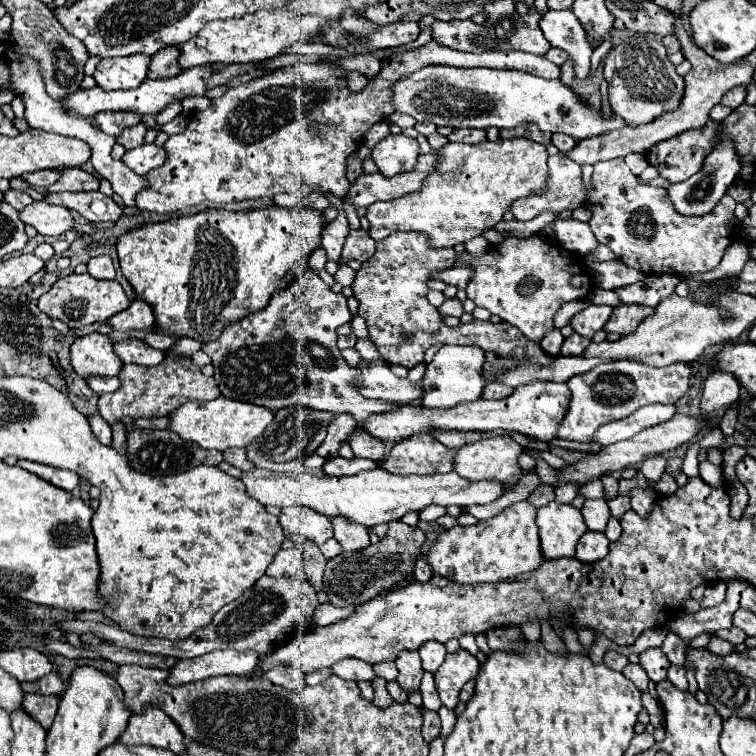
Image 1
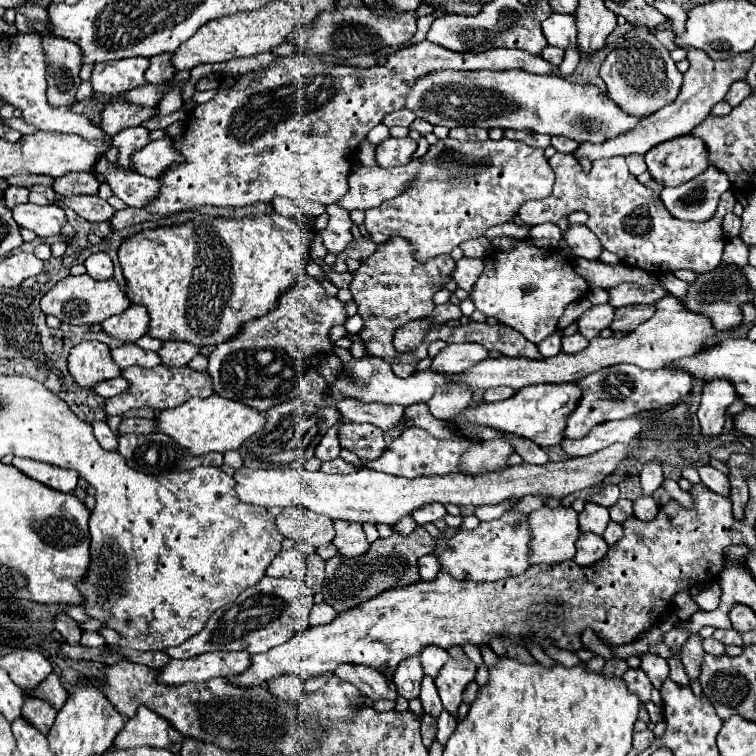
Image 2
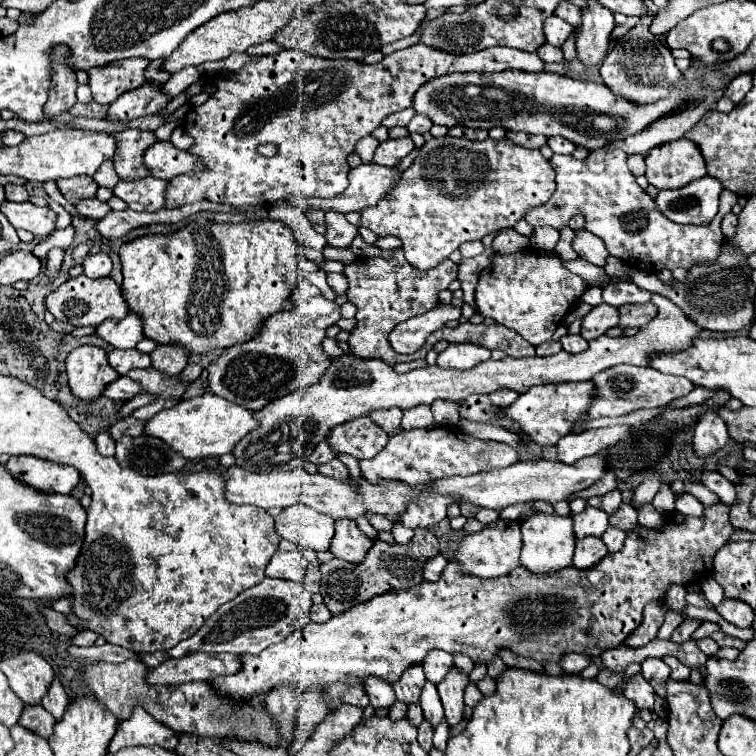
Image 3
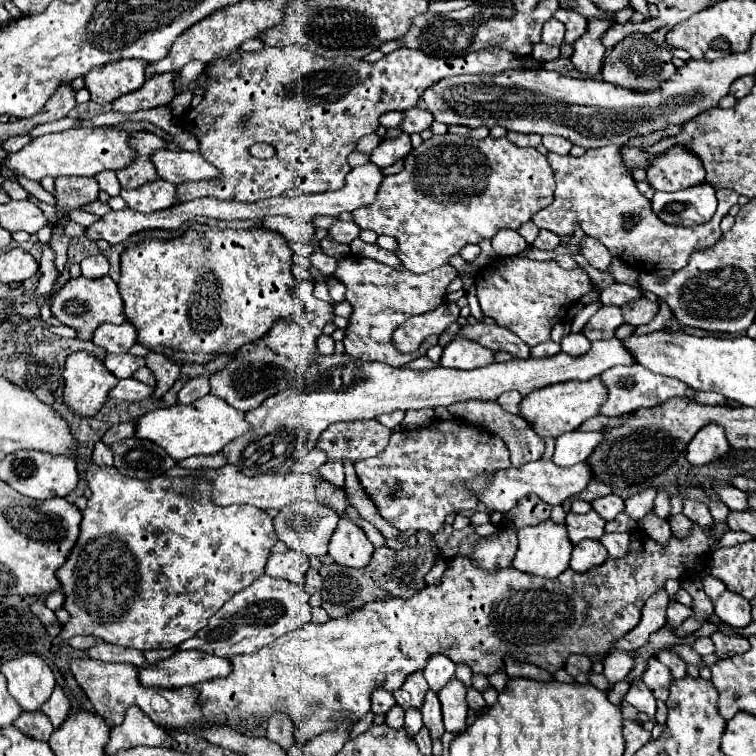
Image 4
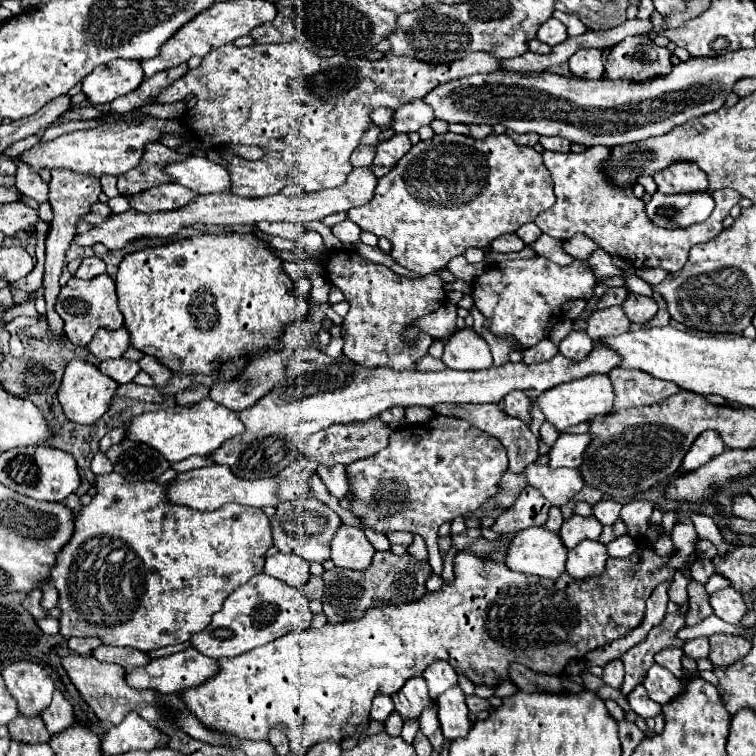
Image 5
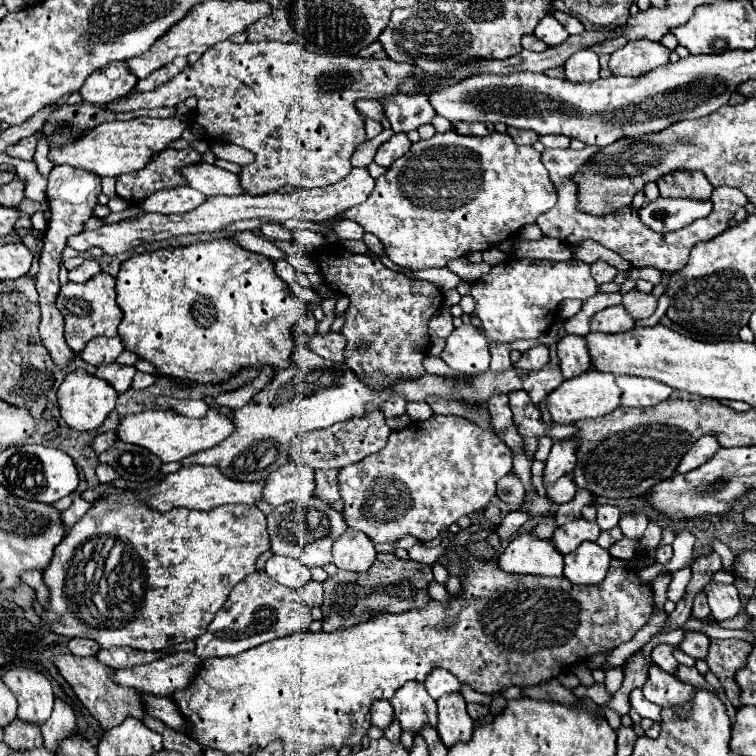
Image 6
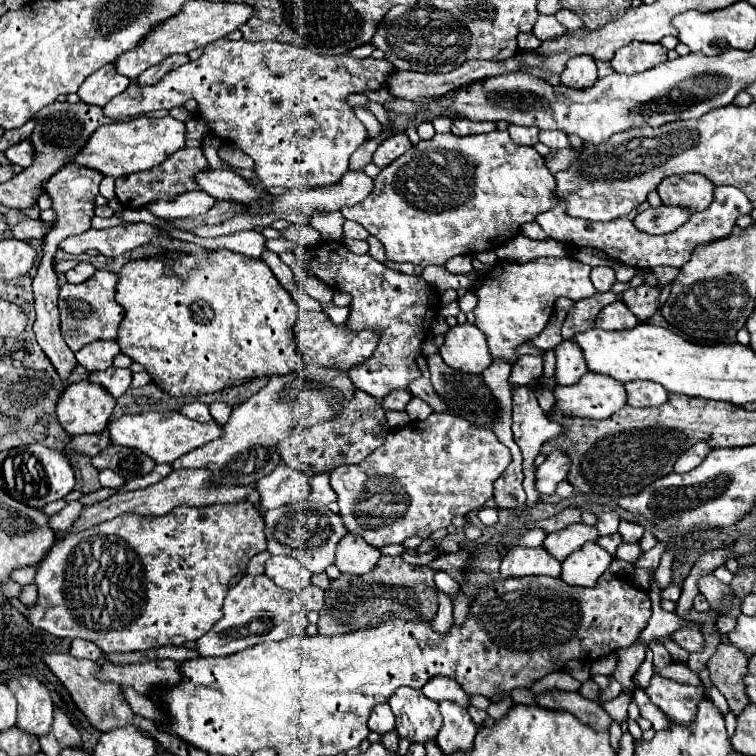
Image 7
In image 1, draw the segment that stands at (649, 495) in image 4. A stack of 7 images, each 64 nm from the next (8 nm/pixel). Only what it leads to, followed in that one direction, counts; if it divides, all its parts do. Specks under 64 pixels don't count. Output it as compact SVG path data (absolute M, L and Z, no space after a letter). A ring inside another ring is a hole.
M650 456L650 458L646 458L642 462L642 468L640 470L650 480L650 484L654 484L662 476L664 468L666 468L666 458L664 456Z

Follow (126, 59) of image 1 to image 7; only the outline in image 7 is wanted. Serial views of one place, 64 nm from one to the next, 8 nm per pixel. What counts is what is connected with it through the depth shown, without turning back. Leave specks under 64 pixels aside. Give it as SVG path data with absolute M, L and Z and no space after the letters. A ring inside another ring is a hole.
M106 64L104 68L96 70L94 74L90 74L82 82L82 86L78 90L78 96L86 104L106 106L114 96L126 92L126 88L130 84L132 84L132 80L122 76L122 74L118 74L114 64Z

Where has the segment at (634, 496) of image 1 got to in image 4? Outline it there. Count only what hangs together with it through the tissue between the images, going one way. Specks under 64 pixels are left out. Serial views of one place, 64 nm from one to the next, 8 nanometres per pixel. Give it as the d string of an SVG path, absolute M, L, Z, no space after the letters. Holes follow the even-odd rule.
M648 512L642 520L640 520L640 528L652 536L656 542L660 544L666 544L670 540L670 526L668 526L668 520L662 520L658 518L654 512Z

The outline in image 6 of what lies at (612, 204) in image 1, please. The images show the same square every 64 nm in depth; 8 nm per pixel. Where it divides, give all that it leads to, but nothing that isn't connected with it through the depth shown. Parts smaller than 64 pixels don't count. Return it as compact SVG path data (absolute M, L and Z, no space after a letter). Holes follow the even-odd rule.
M586 146L584 150L572 150L572 148L564 148L564 150L544 150L542 152L542 164L546 166L546 170L550 172L550 180L554 182L556 194L558 194L558 202L554 208L550 208L548 212L540 214L536 224L540 226L540 230L544 232L544 236L550 238L558 238L566 244L574 244L586 238L596 240L598 244L602 244L608 250L614 250L616 254L620 254L624 260L628 260L634 268L644 268L644 266L652 266L658 268L662 272L678 272L680 268L686 266L688 262L688 254L692 250L694 244L704 242L704 240L712 240L714 236L722 234L728 228L728 220L734 216L738 206L744 206L748 200L746 196L738 190L738 188L730 188L730 186L720 186L714 188L710 200L714 204L712 214L700 220L694 220L690 226L676 230L676 232L652 232L646 224L640 224L640 216L638 210L632 208L632 204L612 210L604 216L592 216L588 212L580 212L580 200L578 200L578 184L574 180L576 172L580 172L580 168L584 168L584 164L588 164L588 160L600 152L600 148L592 148Z

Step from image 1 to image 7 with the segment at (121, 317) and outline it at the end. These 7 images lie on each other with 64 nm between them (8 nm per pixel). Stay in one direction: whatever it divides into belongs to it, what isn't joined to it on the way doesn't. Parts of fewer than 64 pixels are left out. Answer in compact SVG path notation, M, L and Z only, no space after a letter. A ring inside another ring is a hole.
M100 340L78 350L76 360L88 370L102 370L112 366L116 354L120 354L120 346L116 344L116 340Z

